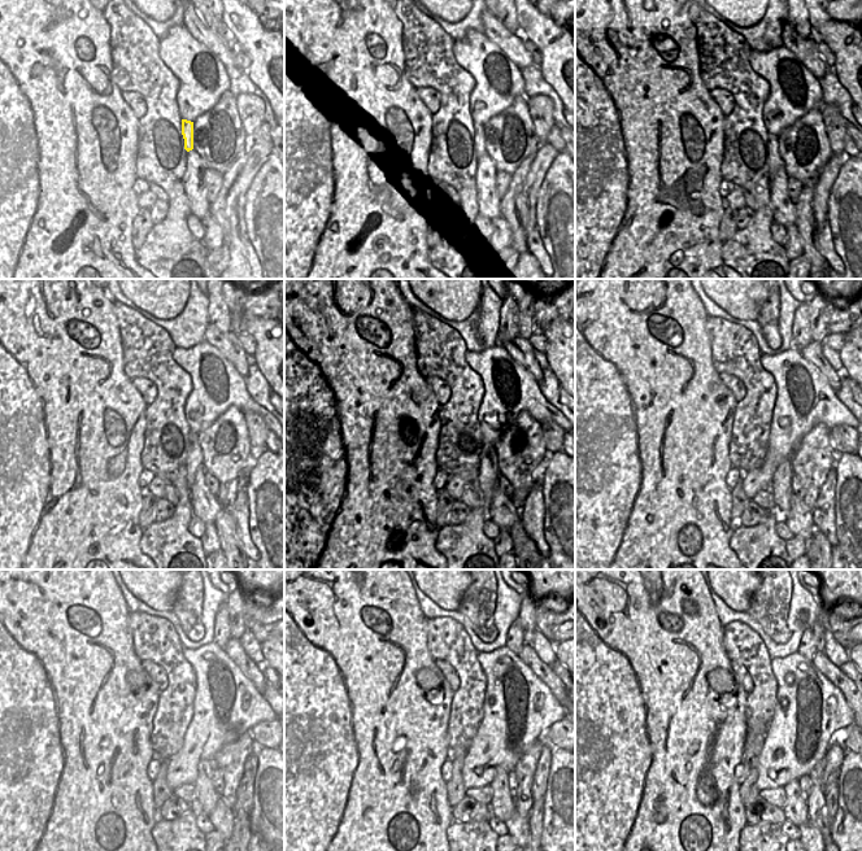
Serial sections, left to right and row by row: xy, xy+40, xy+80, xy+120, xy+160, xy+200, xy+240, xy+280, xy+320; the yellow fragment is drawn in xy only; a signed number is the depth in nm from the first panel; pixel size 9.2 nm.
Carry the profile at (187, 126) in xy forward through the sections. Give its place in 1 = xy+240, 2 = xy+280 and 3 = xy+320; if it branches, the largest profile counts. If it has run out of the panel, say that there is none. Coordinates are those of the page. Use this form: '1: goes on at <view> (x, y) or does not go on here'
1: goes on at xy+240 (207, 797)
2: goes on at xy+280 (503, 806)
3: goes on at xy+320 (795, 810)

